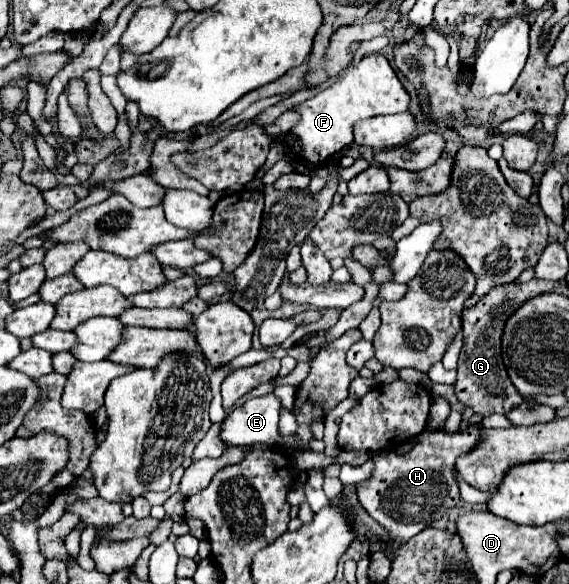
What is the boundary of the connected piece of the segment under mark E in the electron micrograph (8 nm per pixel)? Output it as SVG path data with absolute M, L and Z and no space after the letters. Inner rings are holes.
M273 393L245 401L227 415L221 425L219 439L225 445L263 443L271 451L283 451L283 455L291 455L291 449L279 437L279 407L281 401Z

